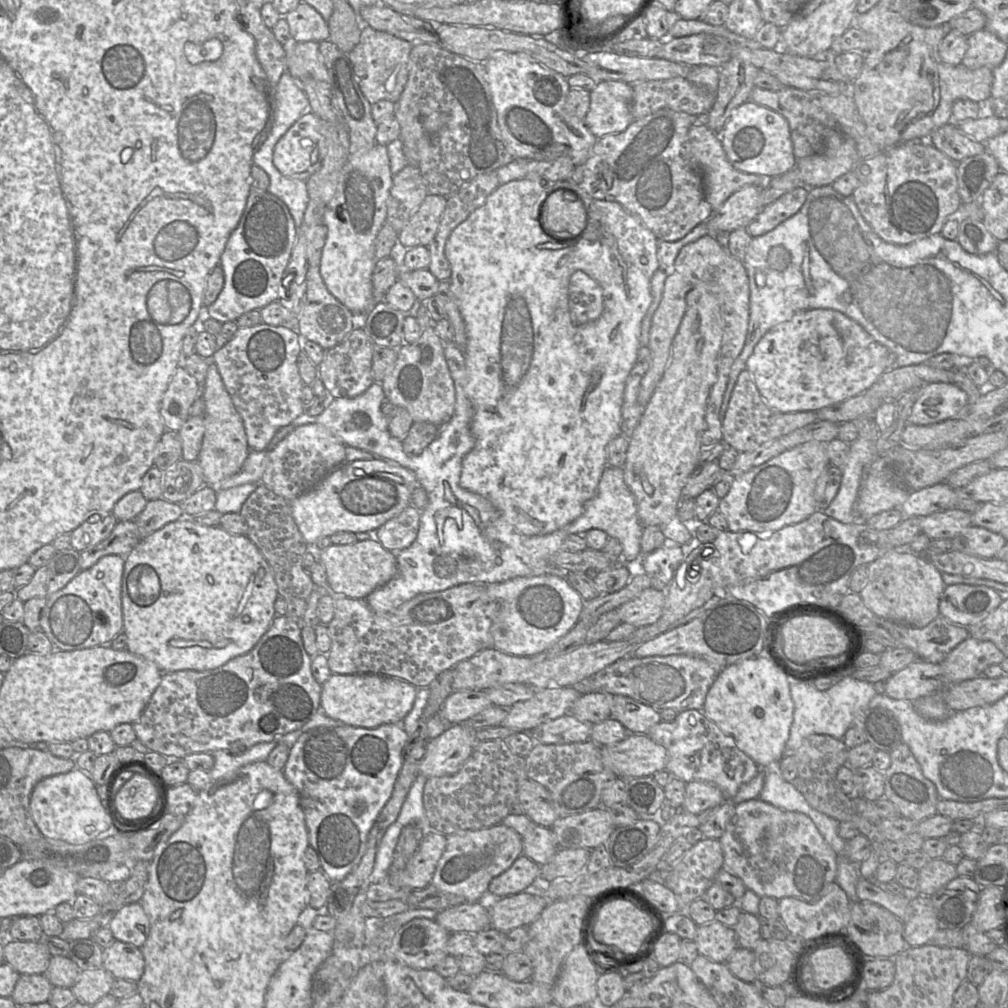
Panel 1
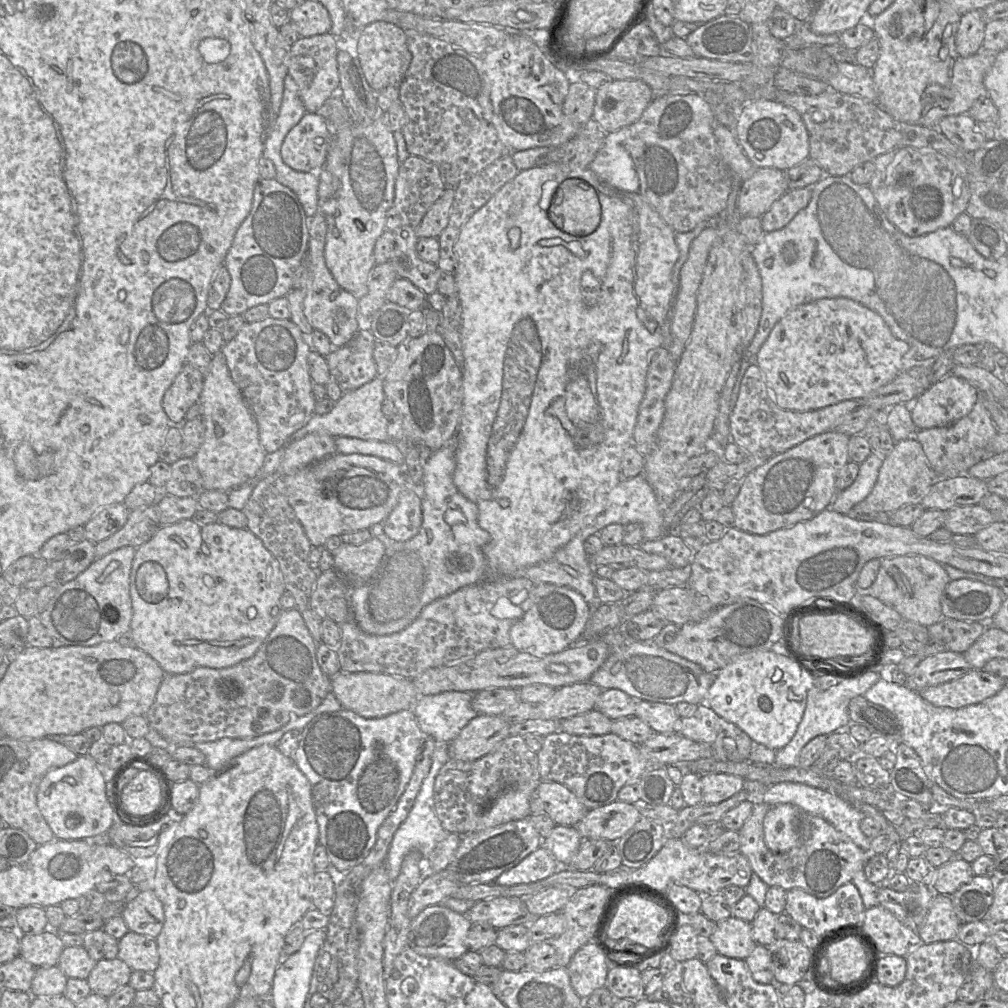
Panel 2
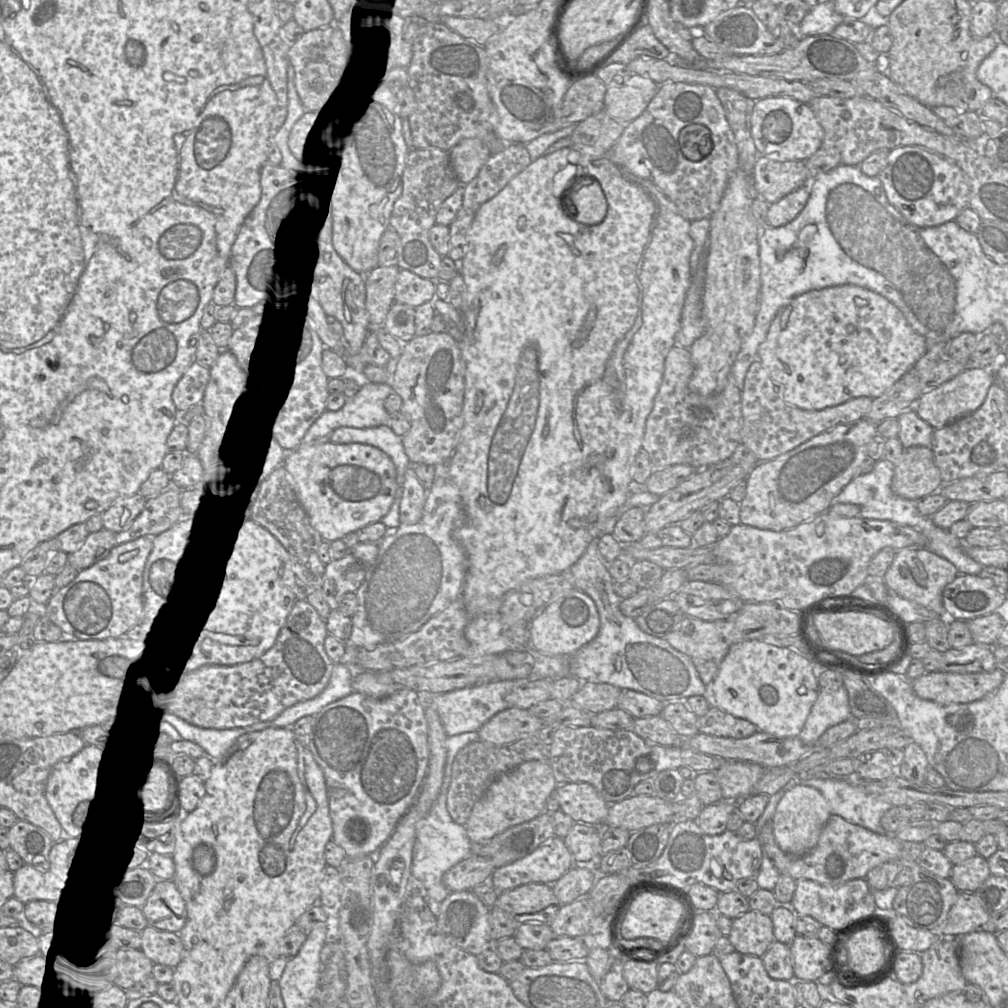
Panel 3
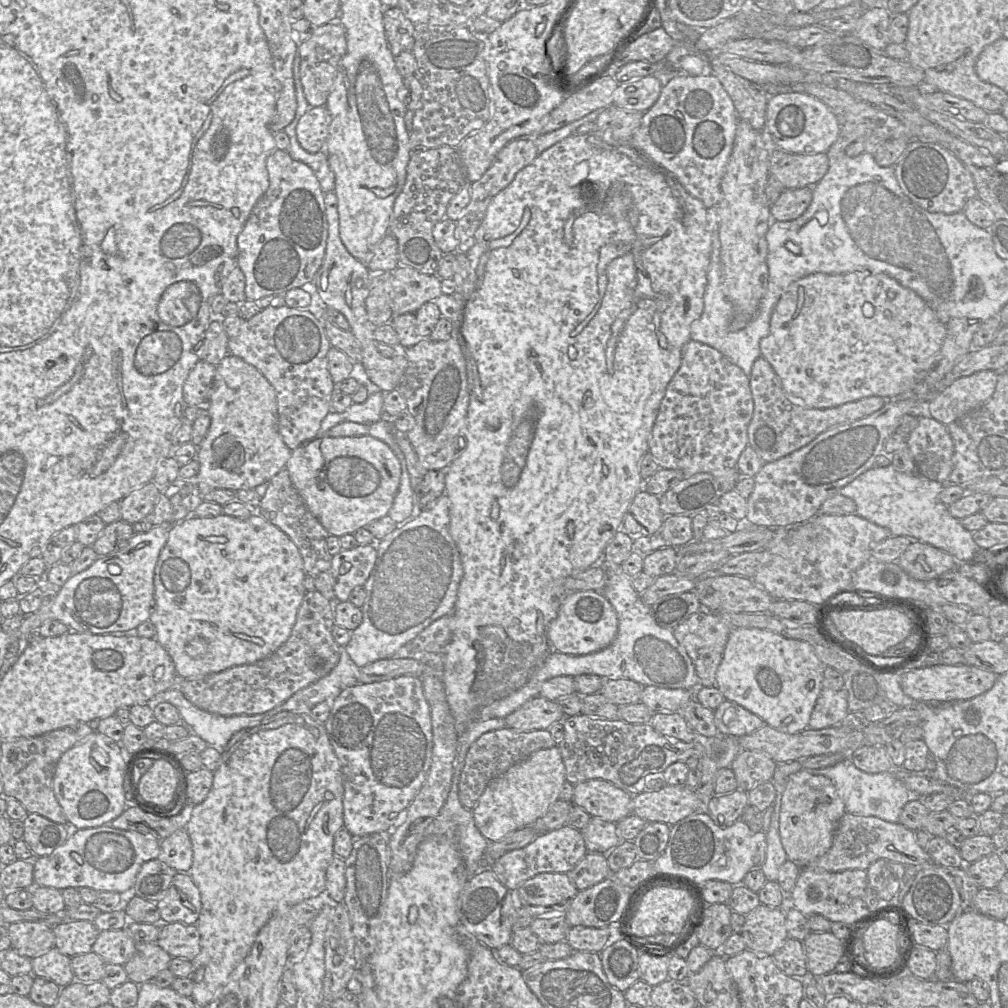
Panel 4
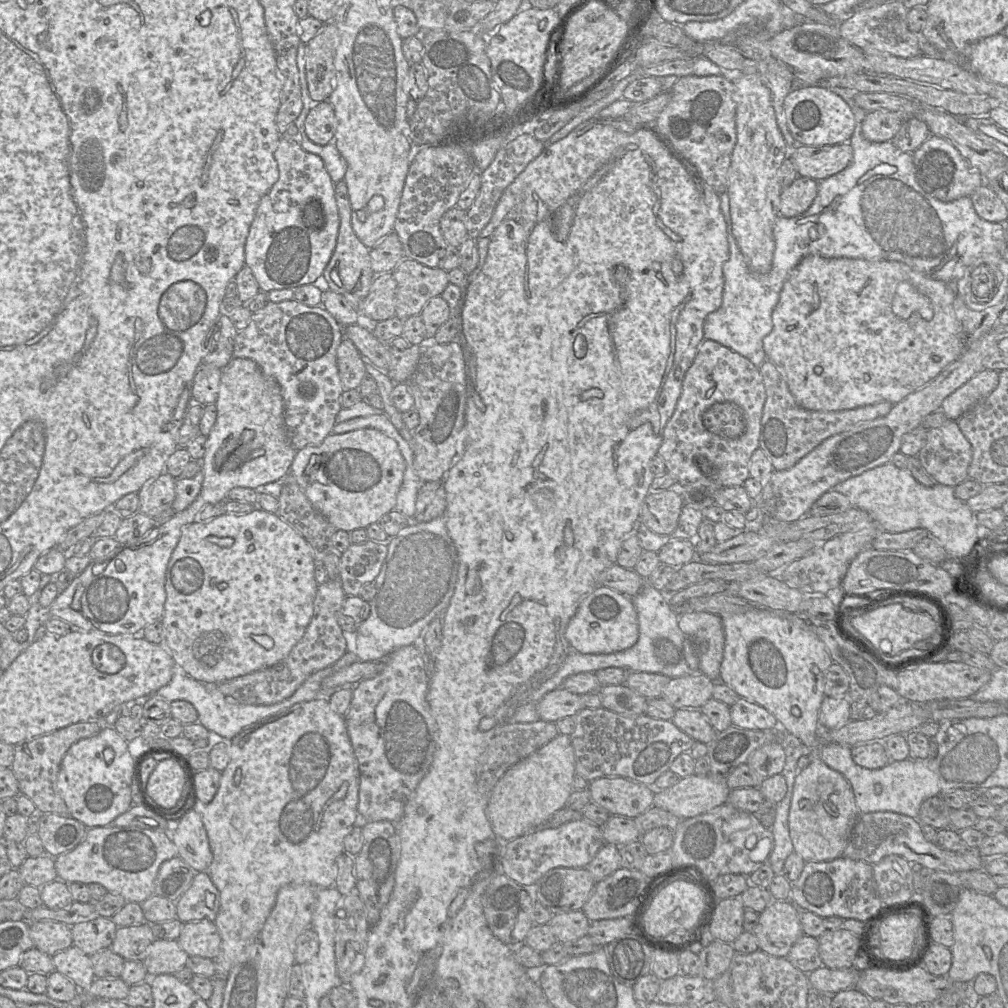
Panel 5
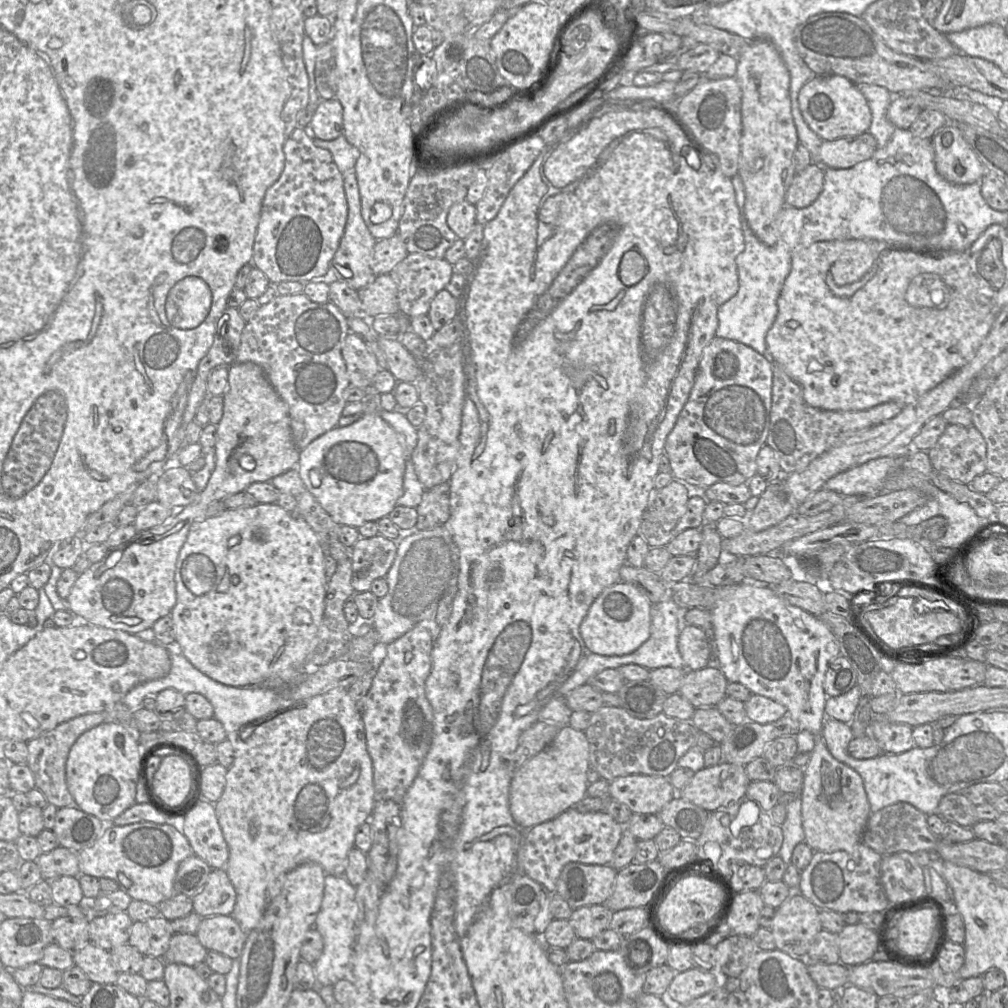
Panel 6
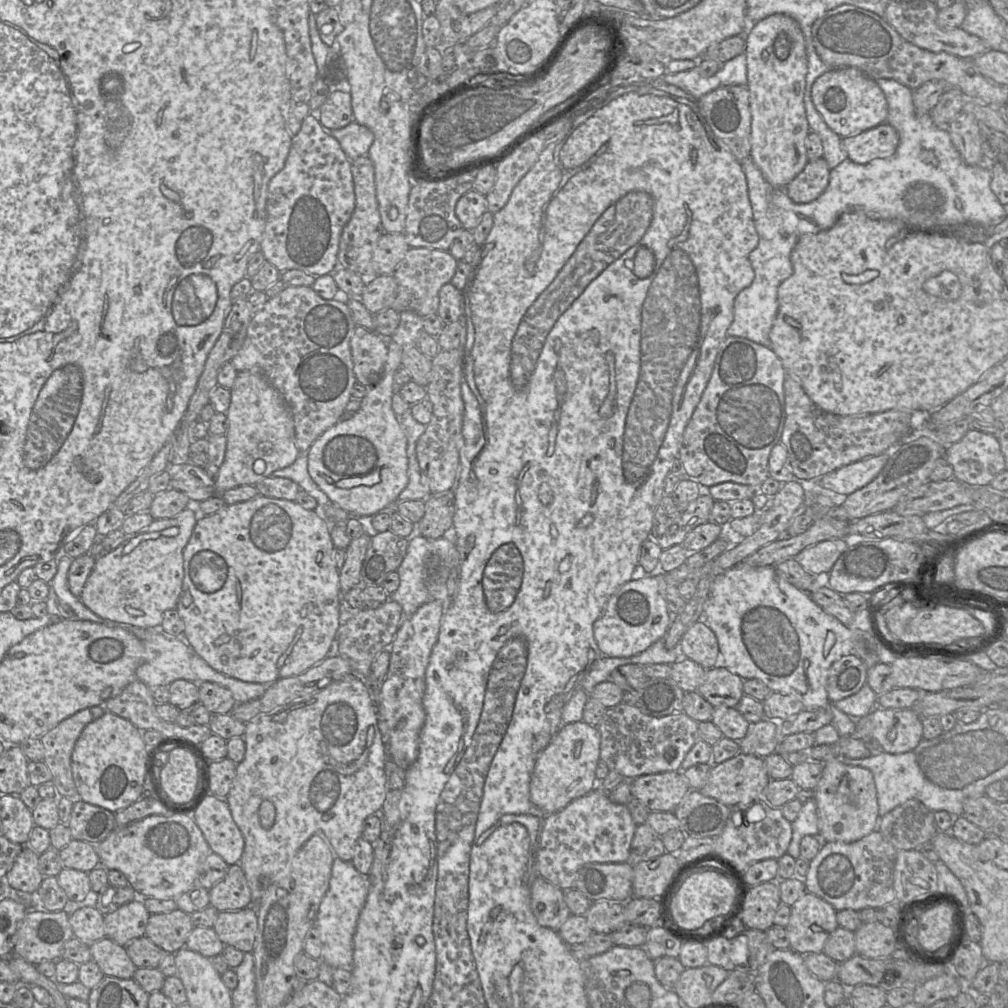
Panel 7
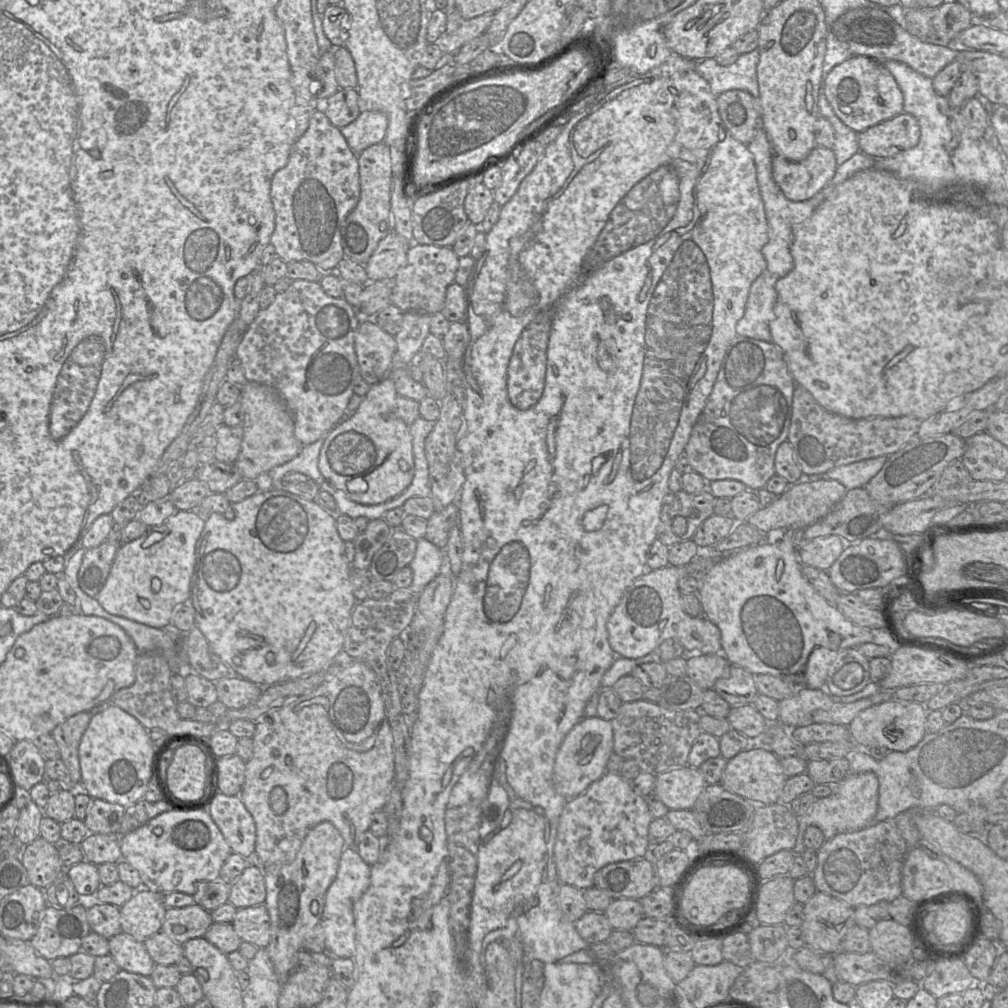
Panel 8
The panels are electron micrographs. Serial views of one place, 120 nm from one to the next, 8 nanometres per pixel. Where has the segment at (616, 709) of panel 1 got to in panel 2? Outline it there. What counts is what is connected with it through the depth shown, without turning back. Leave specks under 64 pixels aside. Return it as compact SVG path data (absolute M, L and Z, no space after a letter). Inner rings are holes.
M636 700L634 716L646 722L656 733L675 733L680 729L680 718L675 705Z

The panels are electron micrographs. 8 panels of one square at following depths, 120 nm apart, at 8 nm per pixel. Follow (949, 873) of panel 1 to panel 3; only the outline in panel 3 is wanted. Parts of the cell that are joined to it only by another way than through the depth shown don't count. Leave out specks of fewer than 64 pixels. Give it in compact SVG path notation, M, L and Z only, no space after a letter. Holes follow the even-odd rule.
M976 855L953 865L949 878L959 892L975 892L990 875L987 859Z

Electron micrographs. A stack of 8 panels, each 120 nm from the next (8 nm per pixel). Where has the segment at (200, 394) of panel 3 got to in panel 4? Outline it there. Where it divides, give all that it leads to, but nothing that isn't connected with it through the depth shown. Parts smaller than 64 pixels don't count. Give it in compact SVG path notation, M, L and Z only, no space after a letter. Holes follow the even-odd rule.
M199 361L189 373L183 385L183 398L188 406L205 406L209 399L216 366Z

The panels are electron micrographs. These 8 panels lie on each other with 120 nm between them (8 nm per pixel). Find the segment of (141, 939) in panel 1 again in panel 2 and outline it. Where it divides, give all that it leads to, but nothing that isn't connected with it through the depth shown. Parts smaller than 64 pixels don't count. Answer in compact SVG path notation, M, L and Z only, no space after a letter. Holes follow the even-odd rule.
M150 887L130 901L121 916L129 931L154 938L160 934L165 921L163 904Z

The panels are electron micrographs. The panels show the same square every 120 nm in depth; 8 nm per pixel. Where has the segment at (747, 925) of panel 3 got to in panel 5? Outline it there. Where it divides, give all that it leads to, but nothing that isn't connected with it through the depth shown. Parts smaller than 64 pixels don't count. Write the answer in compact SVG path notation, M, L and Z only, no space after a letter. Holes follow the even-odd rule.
M790 900L772 901L761 913L753 929L759 950L787 957L794 943L803 936L800 909Z

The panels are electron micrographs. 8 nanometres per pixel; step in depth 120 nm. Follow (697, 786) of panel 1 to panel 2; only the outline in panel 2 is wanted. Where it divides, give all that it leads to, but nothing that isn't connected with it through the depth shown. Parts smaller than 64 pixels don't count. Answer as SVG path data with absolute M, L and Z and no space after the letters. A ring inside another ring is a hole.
M727 773L701 775L702 803L720 803L744 788L745 779Z

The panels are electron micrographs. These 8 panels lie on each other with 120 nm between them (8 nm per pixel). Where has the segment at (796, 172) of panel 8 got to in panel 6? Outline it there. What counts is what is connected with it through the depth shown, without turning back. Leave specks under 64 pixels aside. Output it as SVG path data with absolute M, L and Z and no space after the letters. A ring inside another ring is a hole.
M812 164L796 174L786 194L786 206L803 209L812 205L823 190L825 169Z

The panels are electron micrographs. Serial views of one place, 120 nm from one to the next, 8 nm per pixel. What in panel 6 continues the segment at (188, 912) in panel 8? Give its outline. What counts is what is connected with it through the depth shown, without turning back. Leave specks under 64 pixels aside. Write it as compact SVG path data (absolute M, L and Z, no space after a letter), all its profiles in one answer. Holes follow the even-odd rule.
M158 916L134 922L127 943L136 947L144 956L161 958L168 950L173 935L171 921Z

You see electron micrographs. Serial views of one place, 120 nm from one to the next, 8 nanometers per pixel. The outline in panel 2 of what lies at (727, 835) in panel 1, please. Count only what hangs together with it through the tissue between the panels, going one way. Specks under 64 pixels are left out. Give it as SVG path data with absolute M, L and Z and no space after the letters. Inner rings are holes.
M763 801L754 803L752 813L738 830L739 852L749 861L754 874L769 887L780 886L786 891L801 889L817 898L825 898L840 886L851 882L853 876L868 859L867 851L855 845L846 835L836 830L824 818L812 814L803 814L799 843L784 853L774 853L764 841L763 822L770 805Z

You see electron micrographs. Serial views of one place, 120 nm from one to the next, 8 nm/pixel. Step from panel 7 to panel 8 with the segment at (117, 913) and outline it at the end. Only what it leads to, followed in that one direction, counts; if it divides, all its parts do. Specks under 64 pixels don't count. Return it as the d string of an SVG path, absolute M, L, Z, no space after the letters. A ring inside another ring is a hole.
M137 889L130 900L120 907L122 932L141 942L160 932L167 911L164 894Z

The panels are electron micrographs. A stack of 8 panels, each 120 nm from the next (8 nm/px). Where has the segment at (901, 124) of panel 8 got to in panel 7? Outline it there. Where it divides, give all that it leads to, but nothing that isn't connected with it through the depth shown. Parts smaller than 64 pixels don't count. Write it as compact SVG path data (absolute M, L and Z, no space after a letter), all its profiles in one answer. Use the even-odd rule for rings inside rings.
M885 122L842 140L848 158L859 164L892 156L897 151L899 143L900 137L897 130Z

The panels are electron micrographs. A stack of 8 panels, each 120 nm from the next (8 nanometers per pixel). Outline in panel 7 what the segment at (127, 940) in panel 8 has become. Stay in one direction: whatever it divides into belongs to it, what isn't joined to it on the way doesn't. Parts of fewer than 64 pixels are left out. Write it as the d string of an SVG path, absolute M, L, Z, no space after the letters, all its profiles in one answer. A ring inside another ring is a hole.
M102 938L89 945L94 961L105 976L120 979L131 979L136 971L136 966L128 956L124 946L109 938Z

